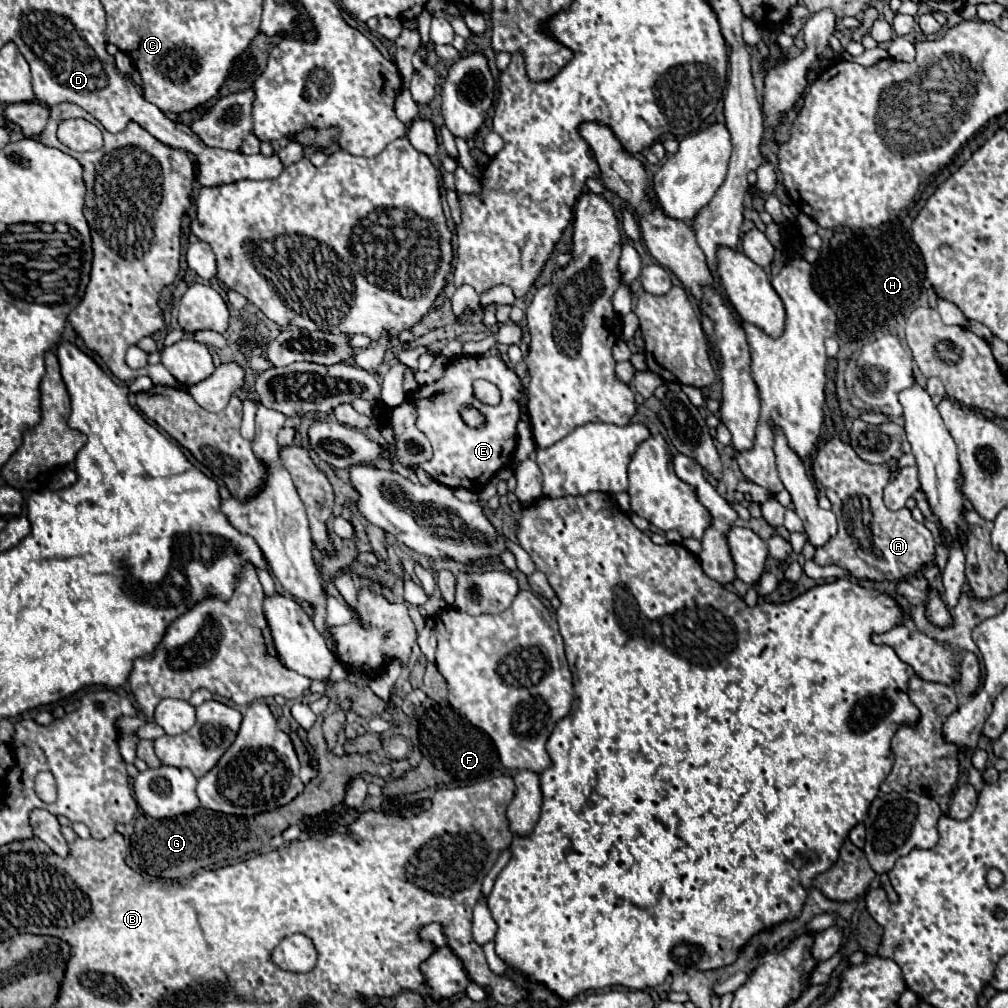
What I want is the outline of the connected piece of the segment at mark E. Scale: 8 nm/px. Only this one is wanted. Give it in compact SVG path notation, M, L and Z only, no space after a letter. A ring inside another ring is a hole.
M499 354L485 356L455 356L445 366L445 372L439 380L425 384L407 396L417 410L417 428L427 436L433 446L433 458L419 464L433 480L449 488L467 488L471 492L481 492L489 480L503 468L509 468L513 462L513 452L517 448L517 422L519 422L519 376L509 368L507 360ZM477 378L493 382L501 390L501 402L497 406L487 406L479 402L469 388ZM471 404L487 416L483 428L469 428L459 416L459 408Z

